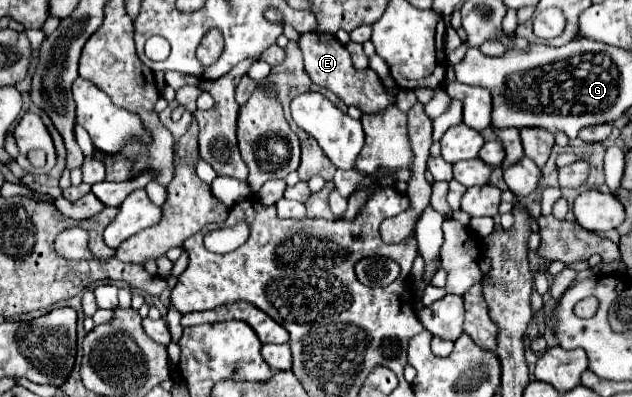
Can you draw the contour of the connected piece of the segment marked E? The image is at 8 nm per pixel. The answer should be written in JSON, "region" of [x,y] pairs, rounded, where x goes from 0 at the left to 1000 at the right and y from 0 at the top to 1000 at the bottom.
{"region":[[[502,78],[479,83],[473,98],[473,118],[479,128],[483,179],[492,194],[492,204],[498,214],[508,214],[508,219],[527,229],[546,264],[562,264],[574,285],[593,285],[593,280],[606,280],[612,264],[625,259],[625,249],[609,234],[603,199],[587,174],[581,174],[581,179],[559,174],[549,123],[533,103],[530,88],[502,83]]]}

